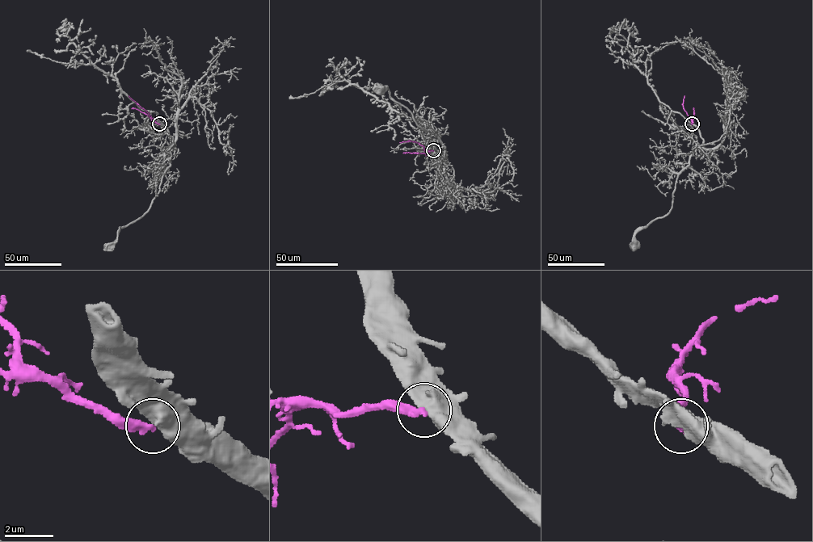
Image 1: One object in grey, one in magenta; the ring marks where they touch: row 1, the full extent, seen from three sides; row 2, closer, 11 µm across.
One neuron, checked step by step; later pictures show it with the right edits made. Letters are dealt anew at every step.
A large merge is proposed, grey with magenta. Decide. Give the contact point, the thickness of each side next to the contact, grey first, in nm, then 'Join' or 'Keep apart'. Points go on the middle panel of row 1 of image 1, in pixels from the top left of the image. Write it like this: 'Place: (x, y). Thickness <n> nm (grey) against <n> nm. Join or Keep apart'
Place: (433, 150). Thickness 800 nm (grey) against 360 nm. Keep apart

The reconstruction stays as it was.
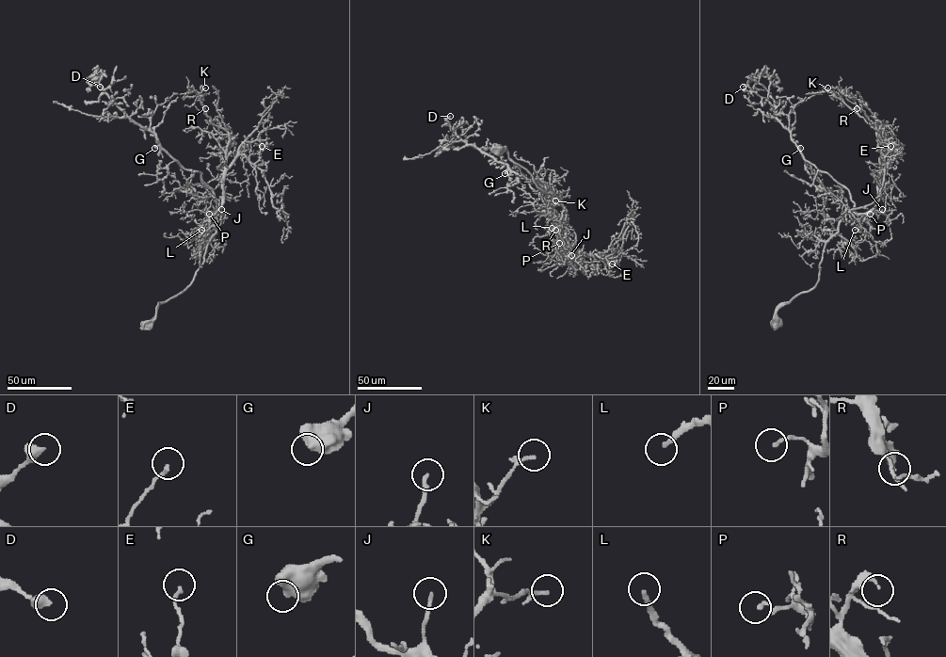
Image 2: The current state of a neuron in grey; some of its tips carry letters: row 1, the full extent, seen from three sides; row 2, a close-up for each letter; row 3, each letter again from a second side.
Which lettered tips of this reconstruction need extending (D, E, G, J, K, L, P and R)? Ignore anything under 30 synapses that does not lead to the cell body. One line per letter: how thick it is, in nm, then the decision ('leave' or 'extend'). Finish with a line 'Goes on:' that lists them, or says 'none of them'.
D: 480 nm | leave
E: 150 nm | leave
G: 650 nm | leave
J: 170 nm | leave
K: 200 nm | leave
L: 200 nm | extend
P: 150 nm | leave
R: 260 nm | extend
Goes on: L, R

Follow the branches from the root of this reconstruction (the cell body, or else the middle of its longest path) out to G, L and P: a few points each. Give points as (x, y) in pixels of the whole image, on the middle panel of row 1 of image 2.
G: (498, 150), (506, 150), (538, 188), (558, 199), (567, 210), (567, 227), (548, 196), (509, 169), (505, 173)
L: (498, 150), (506, 150), (536, 184), (552, 192), (567, 210), (566, 229), (552, 228)
P: (498, 150), (506, 150), (508, 156), (526, 169), (536, 184), (552, 192), (567, 210), (566, 232), (559, 243)

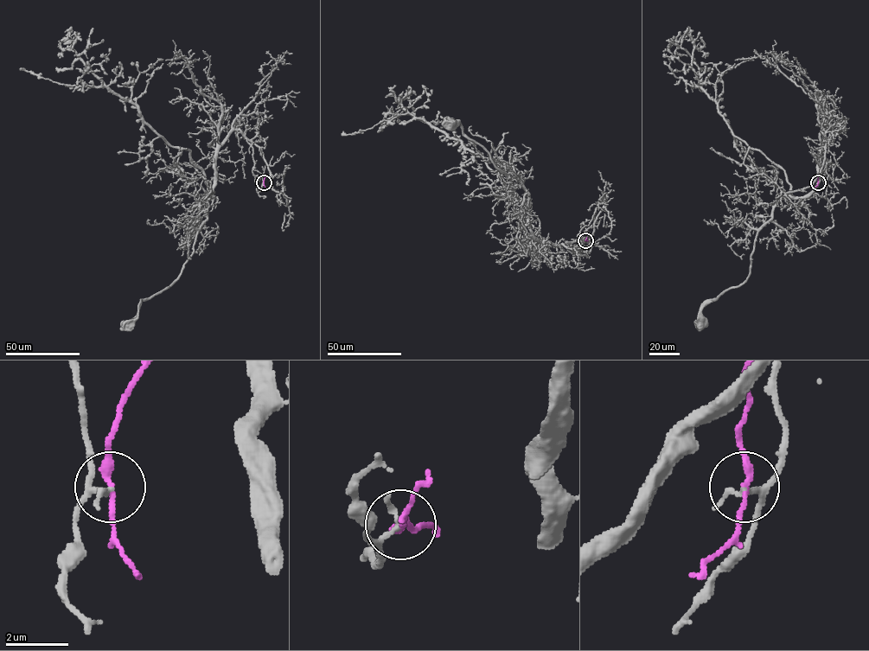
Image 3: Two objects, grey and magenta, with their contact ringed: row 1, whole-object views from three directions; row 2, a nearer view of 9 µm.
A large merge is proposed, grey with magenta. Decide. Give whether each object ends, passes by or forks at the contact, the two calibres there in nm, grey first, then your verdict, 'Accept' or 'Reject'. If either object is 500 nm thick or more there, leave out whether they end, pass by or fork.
At the ring grey passes by. At the ring magenta passes by. Thickness 150 nm (grey) against 200 nm. Reject

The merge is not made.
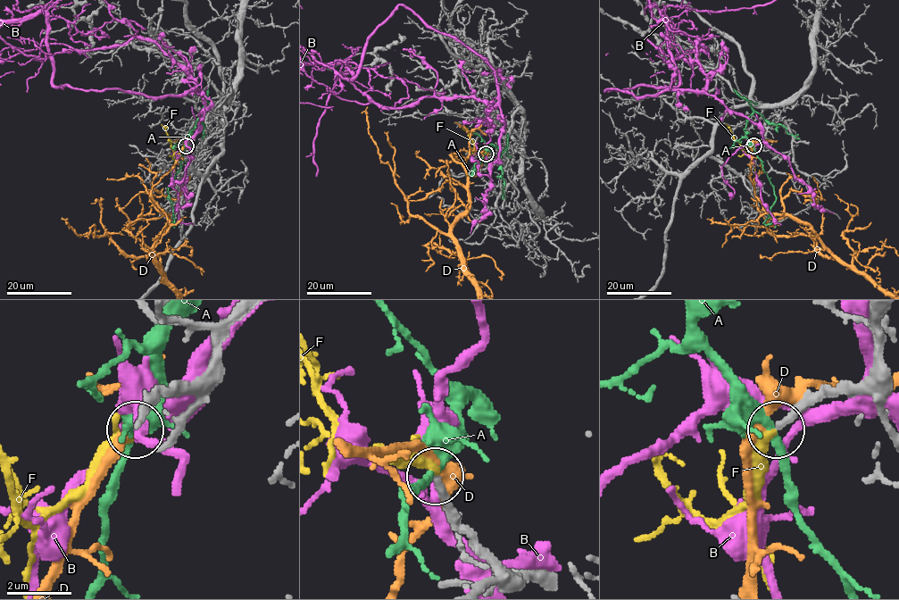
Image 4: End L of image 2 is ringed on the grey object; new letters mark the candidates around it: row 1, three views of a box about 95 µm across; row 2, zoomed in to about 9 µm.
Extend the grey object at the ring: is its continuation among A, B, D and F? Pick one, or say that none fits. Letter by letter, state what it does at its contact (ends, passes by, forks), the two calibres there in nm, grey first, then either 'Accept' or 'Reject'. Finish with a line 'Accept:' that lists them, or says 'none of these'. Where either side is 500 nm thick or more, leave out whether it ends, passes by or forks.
A: It passes by. Thickness 240 nm (grey) against 360 nm. Reject
B: It forks there. Thickness 360 nm (grey) against 300 nm. Reject
D: It forks there. Thickness 380 nm (grey) against 320 nm. Reject
F: It passes by. Thickness 240 nm (grey) against 200 nm. Accept
Accept: F

